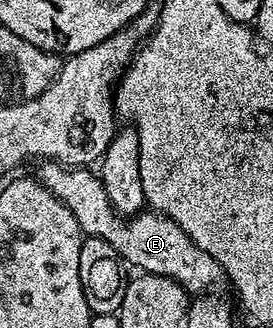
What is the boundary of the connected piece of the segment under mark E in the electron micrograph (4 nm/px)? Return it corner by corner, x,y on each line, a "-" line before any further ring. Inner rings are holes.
51,161
41,162
39,167
40,184
50,189
50,193
54,193
54,197
58,197
58,201
62,201
62,205
74,213
74,221
78,221
81,232
85,236
93,235
110,241
129,268
136,267
132,269
146,275
166,275
178,281
178,285
182,285
182,289
192,297
216,293
221,290
220,286
225,286
226,276
218,261
214,261
206,249
200,249
168,215
145,209
125,217
106,195
106,189
95,170
65,167
62,163

